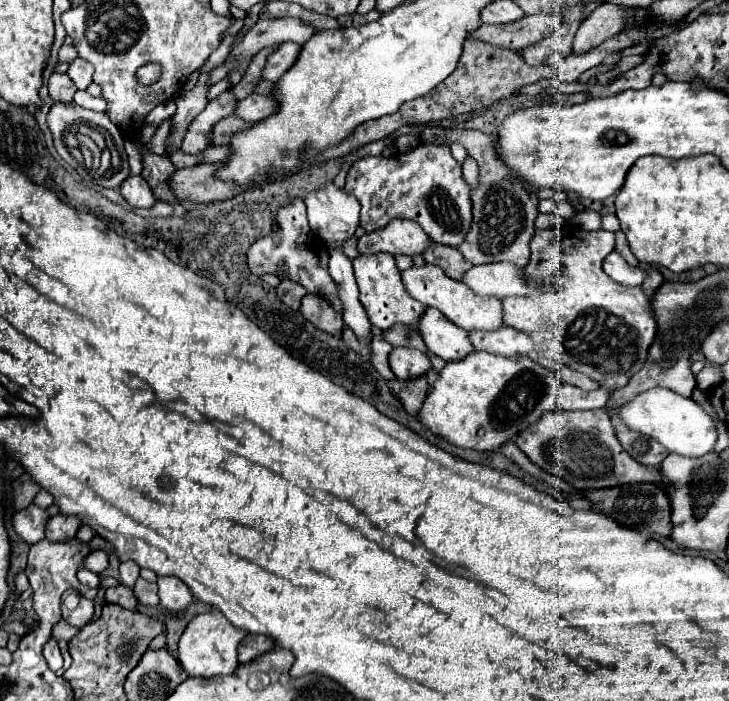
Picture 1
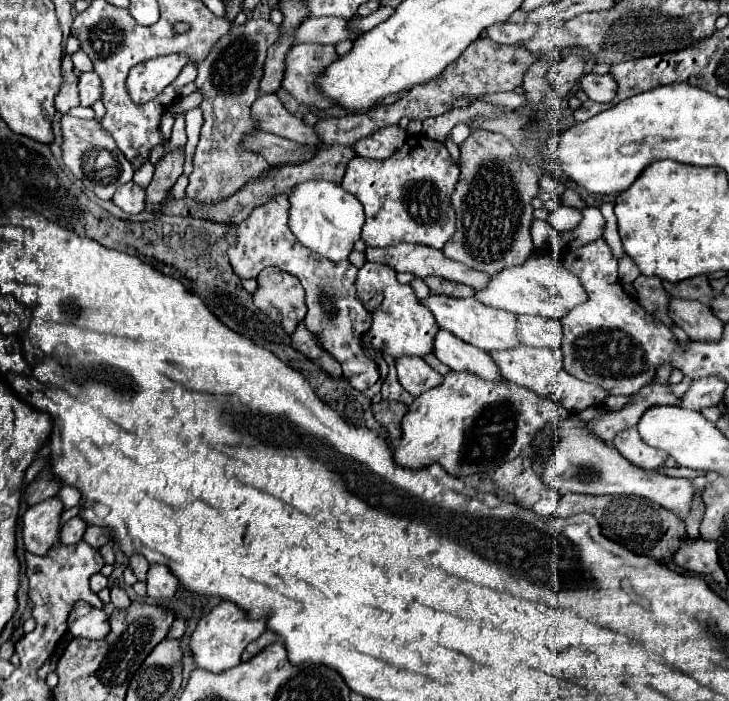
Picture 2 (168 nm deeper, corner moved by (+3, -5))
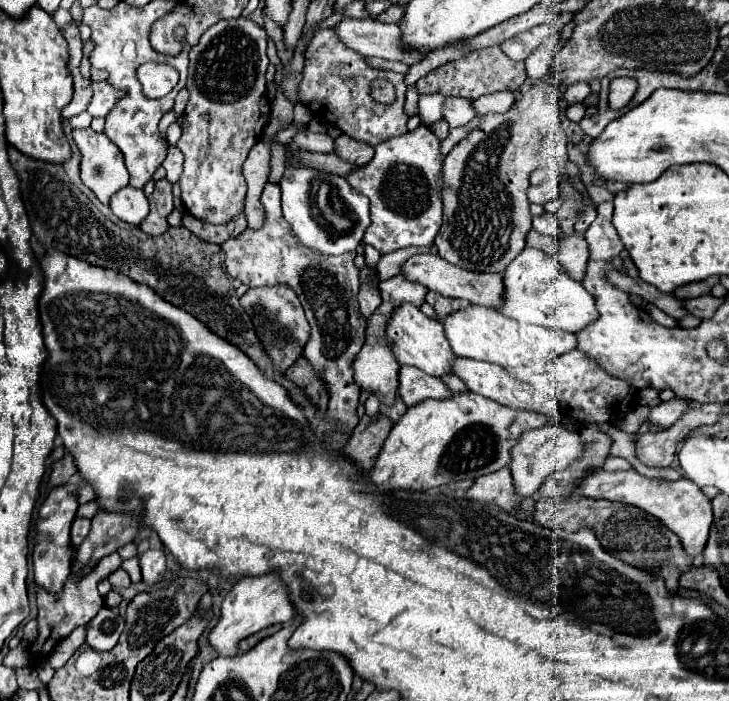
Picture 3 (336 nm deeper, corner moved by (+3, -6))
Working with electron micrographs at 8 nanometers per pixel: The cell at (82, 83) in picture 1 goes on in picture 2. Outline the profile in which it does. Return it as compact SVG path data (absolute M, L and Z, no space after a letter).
M82 73L78 87L80 87L80 99L84 107L90 107L98 99L102 99L102 81L96 73Z

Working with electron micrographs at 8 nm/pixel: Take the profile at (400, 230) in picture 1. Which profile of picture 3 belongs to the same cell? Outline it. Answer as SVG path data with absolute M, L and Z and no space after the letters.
M420 252L410 256L400 270L402 276L406 276L412 282L420 282L424 284L428 290L434 290L442 296L450 296L450 298L464 298L472 304L478 306L488 306L488 308L498 308L502 302L502 294L504 294L504 284L502 284L502 274L482 274L482 272L468 272L460 266L448 264L444 258L440 258L434 252Z

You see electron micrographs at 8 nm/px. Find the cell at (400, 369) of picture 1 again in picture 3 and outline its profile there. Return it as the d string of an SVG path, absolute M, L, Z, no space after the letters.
M402 366L400 368L400 386L398 392L406 406L414 406L426 398L448 398L452 396L450 388L442 382L442 378L428 376L416 368Z

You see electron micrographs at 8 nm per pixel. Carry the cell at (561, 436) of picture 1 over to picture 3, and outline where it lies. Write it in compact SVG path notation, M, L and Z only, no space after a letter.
M598 468L596 472L590 472L588 476L584 476L584 480L580 482L580 488L576 488L576 492L582 496L588 496L588 498L606 498L606 500L624 502L624 504L636 506L636 508L656 516L672 532L676 532L676 536L680 538L680 542L684 544L684 548L688 550L690 556L696 556L708 540L708 530L712 524L710 500L688 478L680 478L680 480L670 482L670 480L646 478L646 476L638 474L634 468L616 470L616 472L608 472L604 468Z

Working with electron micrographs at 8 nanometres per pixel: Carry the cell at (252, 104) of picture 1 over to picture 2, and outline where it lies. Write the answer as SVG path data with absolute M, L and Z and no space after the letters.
M276 93L260 95L252 105L252 117L260 123L262 131L280 135L284 139L290 139L302 145L320 143L320 137L316 135L314 127L308 127L302 123L302 119L290 115L284 109L284 105L280 105L280 99L276 97Z

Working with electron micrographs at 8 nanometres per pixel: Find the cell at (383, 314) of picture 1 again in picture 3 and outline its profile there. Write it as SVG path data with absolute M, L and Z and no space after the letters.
M404 302L402 306L396 306L392 310L392 316L388 320L386 338L390 342L390 350L394 352L396 360L404 366L416 366L424 370L430 376L442 376L450 372L452 362L452 350L444 336L444 326L436 318L428 318L418 306Z

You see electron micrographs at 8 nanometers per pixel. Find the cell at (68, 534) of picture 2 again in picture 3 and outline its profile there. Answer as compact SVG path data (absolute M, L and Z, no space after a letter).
M76 518L76 520L72 522L72 534L70 534L72 544L74 544L74 546L80 546L82 540L88 536L88 532L90 532L90 520L86 520L86 518Z

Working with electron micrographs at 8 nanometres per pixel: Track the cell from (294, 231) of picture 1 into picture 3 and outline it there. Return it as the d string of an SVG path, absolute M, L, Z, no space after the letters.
M266 184L264 192L260 196L260 204L264 208L264 224L258 230L244 230L240 236L230 238L222 244L222 250L226 254L226 272L232 278L240 278L244 284L250 288L256 286L270 286L270 284L288 284L296 290L302 308L306 312L306 318L310 322L310 340L304 348L304 356L308 356L310 364L314 366L316 372L320 372L320 378L326 382L328 392L330 392L330 404L328 404L328 414L342 424L344 430L352 430L358 424L356 416L356 406L360 398L360 386L354 380L352 372L352 360L358 356L360 348L364 346L366 340L366 320L360 316L358 310L358 290L360 290L360 270L354 266L354 256L356 252L340 254L340 256L324 256L318 252L312 252L304 248L296 236L292 234L288 222L282 216L280 208L280 186L278 184Z

